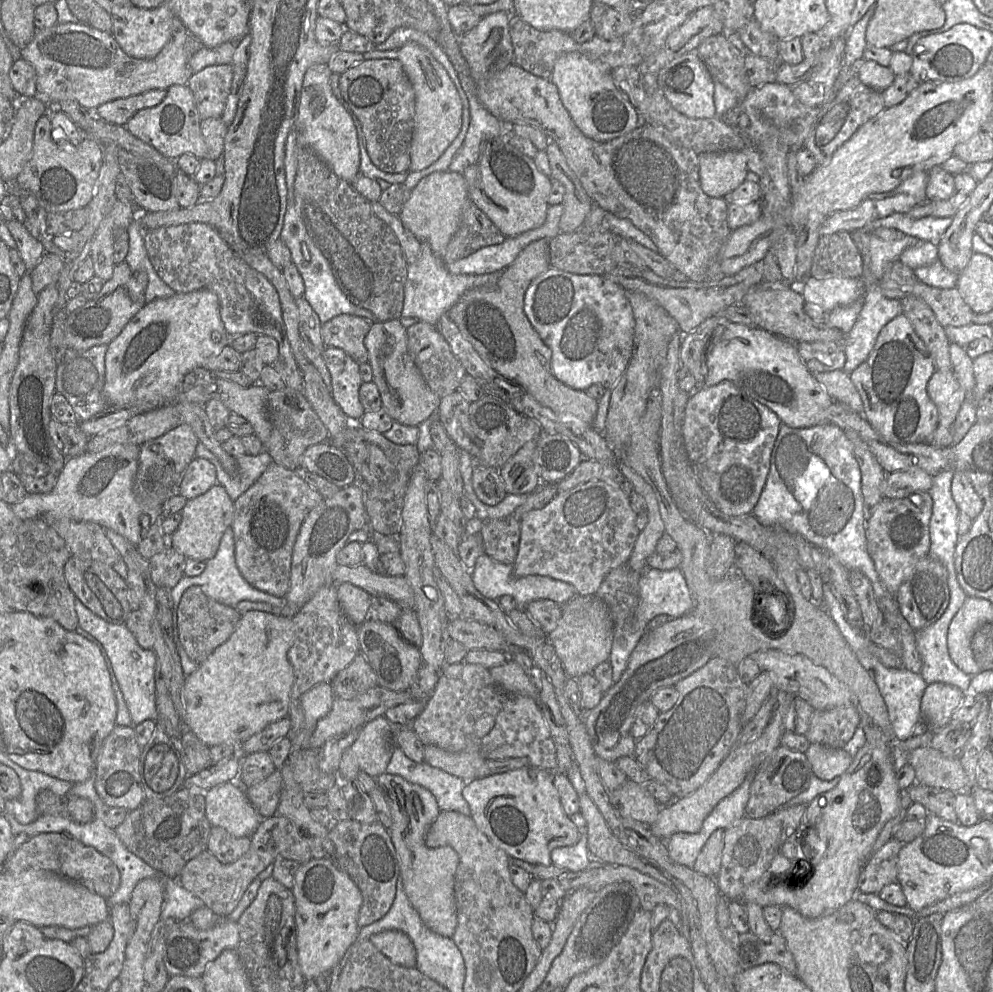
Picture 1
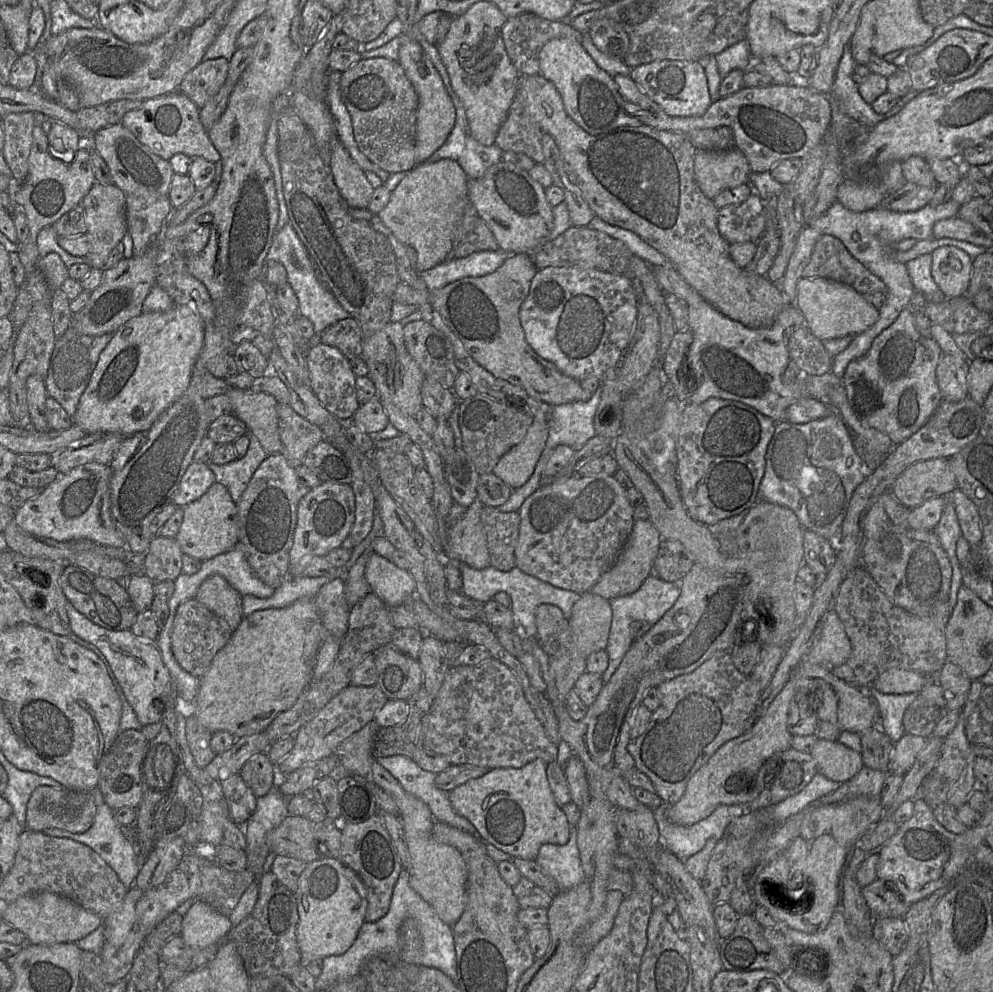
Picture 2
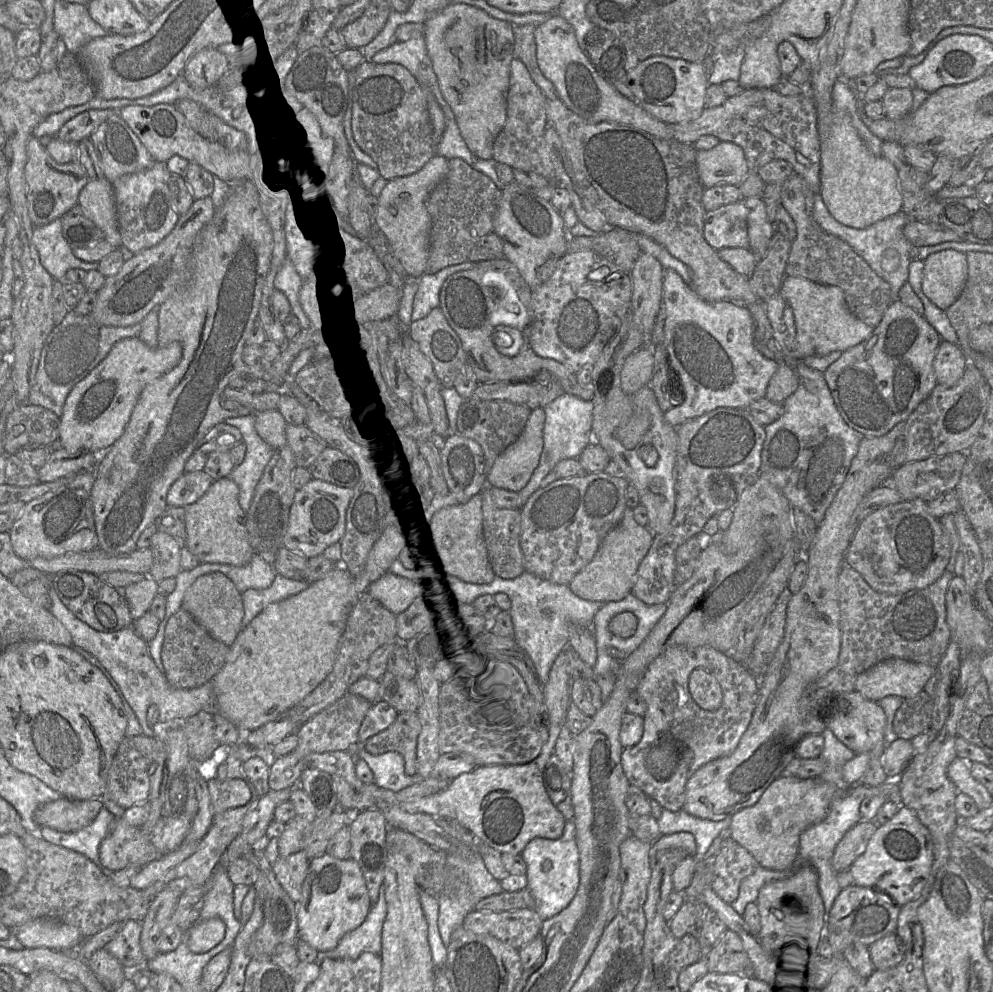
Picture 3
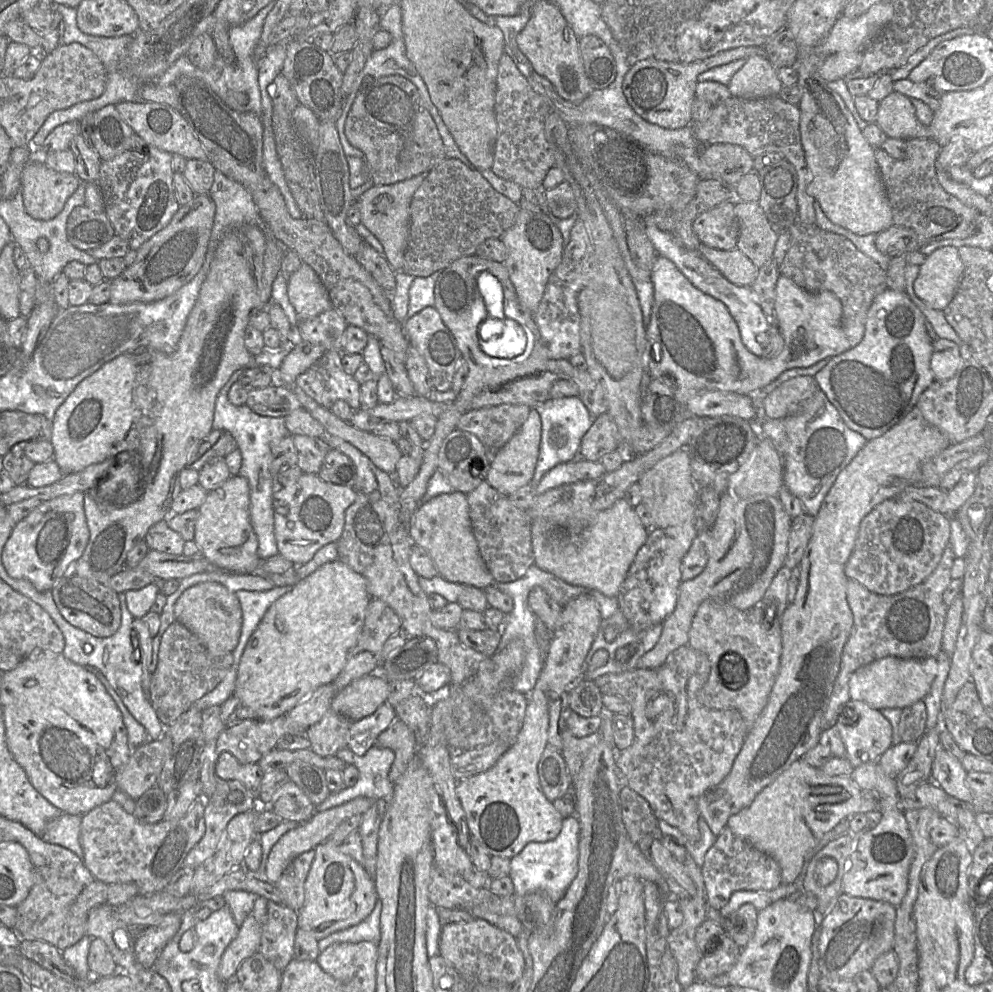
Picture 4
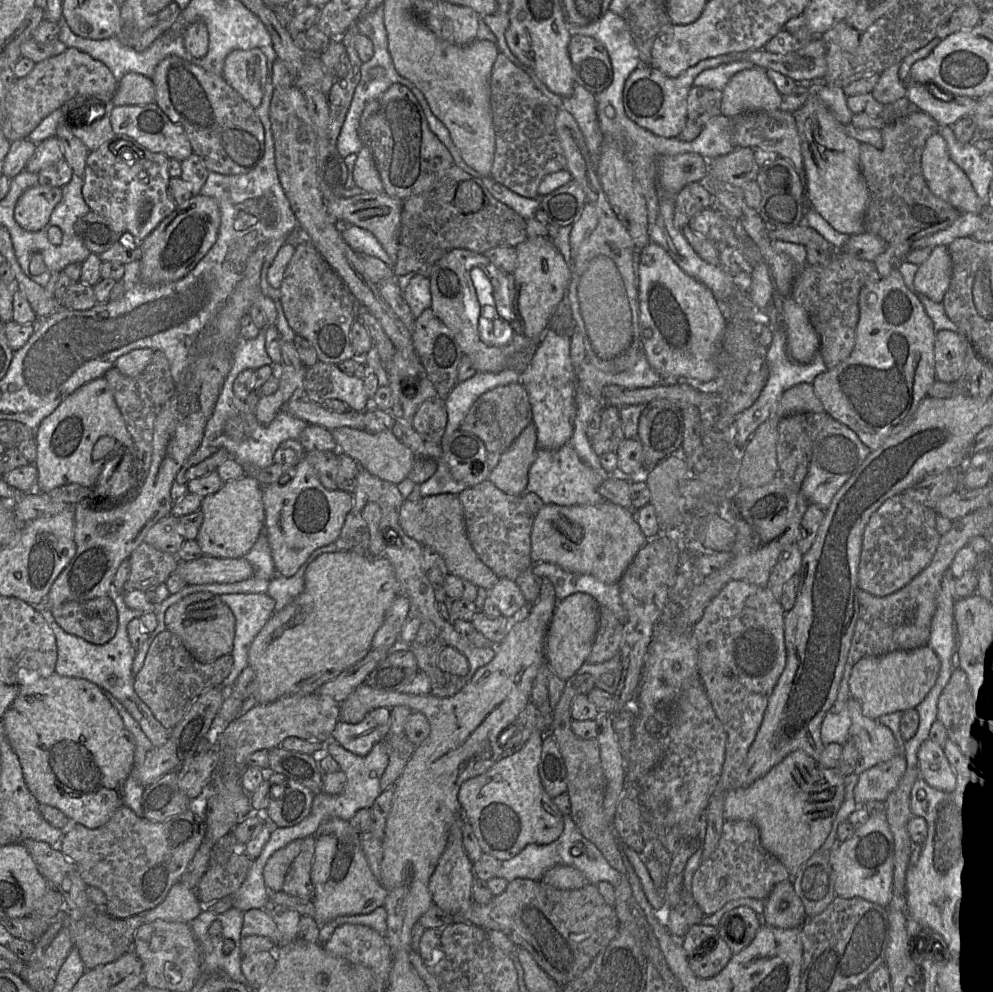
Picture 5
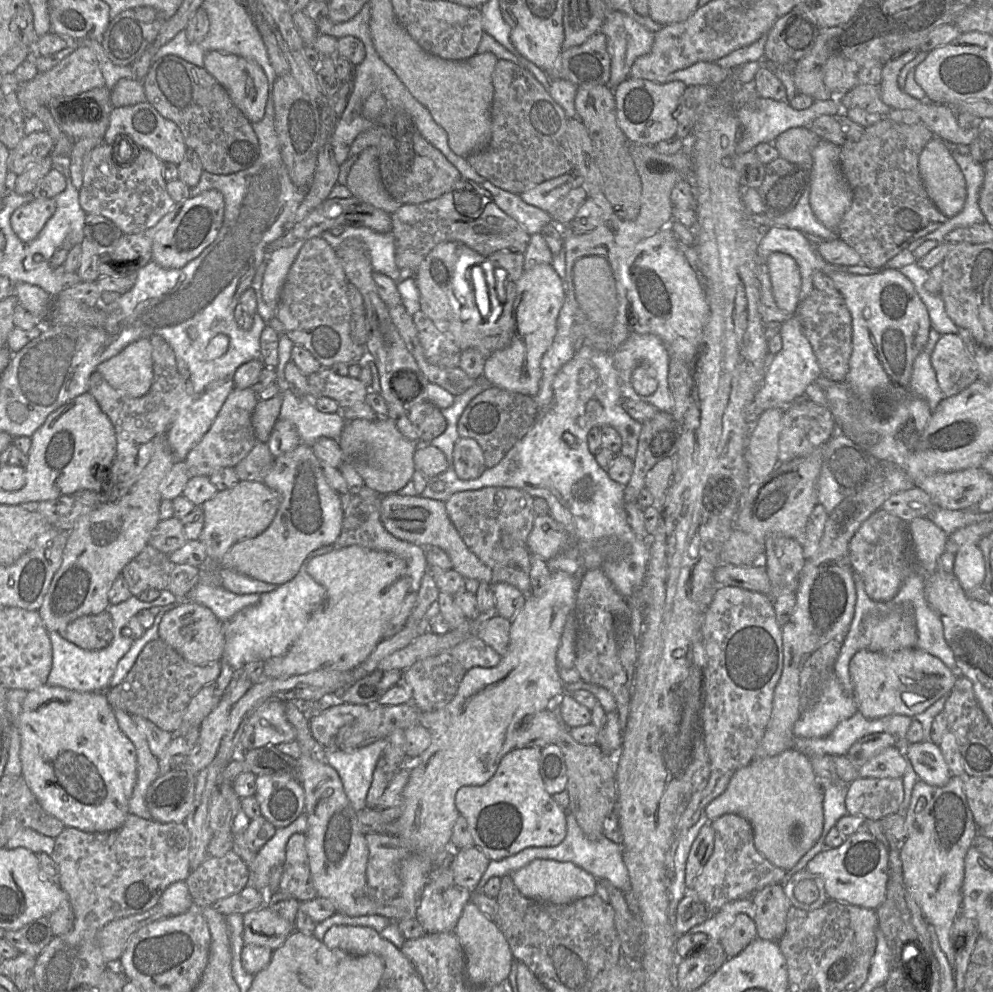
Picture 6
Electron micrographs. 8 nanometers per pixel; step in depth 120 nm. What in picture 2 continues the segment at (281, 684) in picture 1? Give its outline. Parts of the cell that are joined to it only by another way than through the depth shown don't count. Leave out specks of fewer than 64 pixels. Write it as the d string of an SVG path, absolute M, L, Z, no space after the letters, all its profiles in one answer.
M314 598L298 600L285 608L255 611L243 617L209 669L199 678L198 693L189 709L211 733L227 731L239 738L264 732L272 720L290 709L311 685L318 650L327 635Z

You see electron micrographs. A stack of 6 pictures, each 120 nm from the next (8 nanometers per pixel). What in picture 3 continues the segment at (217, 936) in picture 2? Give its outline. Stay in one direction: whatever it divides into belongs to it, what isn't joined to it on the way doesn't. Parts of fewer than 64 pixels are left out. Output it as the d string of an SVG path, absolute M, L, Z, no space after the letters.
M218 917L201 920L188 930L187 946L195 954L207 952L223 939L225 929Z

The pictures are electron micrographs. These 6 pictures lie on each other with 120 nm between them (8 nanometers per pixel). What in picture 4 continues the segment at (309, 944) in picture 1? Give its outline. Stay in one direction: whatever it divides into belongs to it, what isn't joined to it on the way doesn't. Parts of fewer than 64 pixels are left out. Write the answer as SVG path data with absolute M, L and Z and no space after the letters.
M330 839L315 848L315 858L306 877L304 891L305 901L298 912L298 928L318 941L365 920L378 899L374 881L364 867L344 854L339 845Z

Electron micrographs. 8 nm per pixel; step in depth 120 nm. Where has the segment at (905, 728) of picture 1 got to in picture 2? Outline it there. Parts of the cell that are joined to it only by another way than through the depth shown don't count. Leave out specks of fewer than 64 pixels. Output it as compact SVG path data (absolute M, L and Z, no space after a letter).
M870 687L870 694L871 699L879 708L879 729L895 744L905 734L903 715L918 693L885 694Z

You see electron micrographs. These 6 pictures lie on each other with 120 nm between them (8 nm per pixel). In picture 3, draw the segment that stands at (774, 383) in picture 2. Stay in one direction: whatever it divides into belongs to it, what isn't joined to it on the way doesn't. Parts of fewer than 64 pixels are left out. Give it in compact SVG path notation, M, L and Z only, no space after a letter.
M665 270L663 275L662 286L662 305L665 308L665 322L664 322L664 341L663 344L666 348L669 360L669 376L672 375L672 369L676 372L675 380L680 386L680 390L684 392L685 398L676 401L673 409L664 413L664 420L669 425L678 428L684 422L699 417L719 407L734 407L734 408L747 408L753 401L764 398L768 384L773 375L778 370L778 363L775 360L769 359L762 355L754 345L754 321L748 308L743 305L735 305L730 301L709 302L698 296L691 288L690 284L685 282L684 279L674 270Z

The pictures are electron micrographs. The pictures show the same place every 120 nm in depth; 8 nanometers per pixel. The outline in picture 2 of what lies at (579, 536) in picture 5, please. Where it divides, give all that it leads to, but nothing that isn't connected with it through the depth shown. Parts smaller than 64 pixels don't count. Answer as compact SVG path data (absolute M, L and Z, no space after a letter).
M635 520L632 531L613 566L593 585L590 592L607 600L629 595L637 591L643 582L654 573L654 562L658 556L662 537L650 520Z

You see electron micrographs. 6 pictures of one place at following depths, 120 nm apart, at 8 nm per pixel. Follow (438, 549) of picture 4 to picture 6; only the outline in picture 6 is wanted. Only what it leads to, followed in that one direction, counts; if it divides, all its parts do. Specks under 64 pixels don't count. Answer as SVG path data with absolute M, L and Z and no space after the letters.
M387 494L381 501L380 518L385 529L397 539L425 549L434 546L443 549L451 560L452 568L464 579L471 578L479 582L492 583L492 569L466 546L447 514L445 502L417 495Z

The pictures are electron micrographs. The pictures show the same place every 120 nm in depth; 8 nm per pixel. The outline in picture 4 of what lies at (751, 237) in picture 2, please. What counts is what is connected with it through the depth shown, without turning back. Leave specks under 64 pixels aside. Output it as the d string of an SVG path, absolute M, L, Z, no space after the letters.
M735 199L703 212L692 222L700 242L719 250L732 250L737 246L740 226L735 214Z

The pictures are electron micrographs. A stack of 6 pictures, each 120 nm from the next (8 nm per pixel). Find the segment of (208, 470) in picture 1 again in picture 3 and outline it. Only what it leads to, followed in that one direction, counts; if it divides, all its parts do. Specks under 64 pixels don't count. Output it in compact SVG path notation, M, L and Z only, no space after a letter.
M204 470L184 473L168 492L168 507L184 507L195 503L206 493L213 481L214 479Z

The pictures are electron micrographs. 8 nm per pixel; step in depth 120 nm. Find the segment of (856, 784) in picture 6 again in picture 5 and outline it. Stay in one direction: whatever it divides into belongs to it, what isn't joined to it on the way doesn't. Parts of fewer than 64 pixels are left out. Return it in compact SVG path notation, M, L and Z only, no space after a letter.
M899 753L886 762L879 763L859 775L854 789L854 800L858 807L869 801L886 802L907 770L905 755Z

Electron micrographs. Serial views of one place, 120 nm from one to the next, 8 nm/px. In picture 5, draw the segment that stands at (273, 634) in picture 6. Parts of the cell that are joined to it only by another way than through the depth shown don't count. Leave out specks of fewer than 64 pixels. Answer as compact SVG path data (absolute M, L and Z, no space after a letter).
M333 543L320 547L309 556L294 576L287 578L276 574L270 581L266 592L275 601L274 612L282 610L302 593L305 587L305 572L311 562L324 553L333 553L336 551L338 550Z

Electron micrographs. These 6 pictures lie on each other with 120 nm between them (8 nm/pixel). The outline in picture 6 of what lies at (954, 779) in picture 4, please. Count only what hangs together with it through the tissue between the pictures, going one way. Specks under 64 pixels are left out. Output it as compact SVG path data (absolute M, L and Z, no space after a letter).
M930 740L908 744L903 754L919 780L935 787L945 786L951 773L938 745Z

